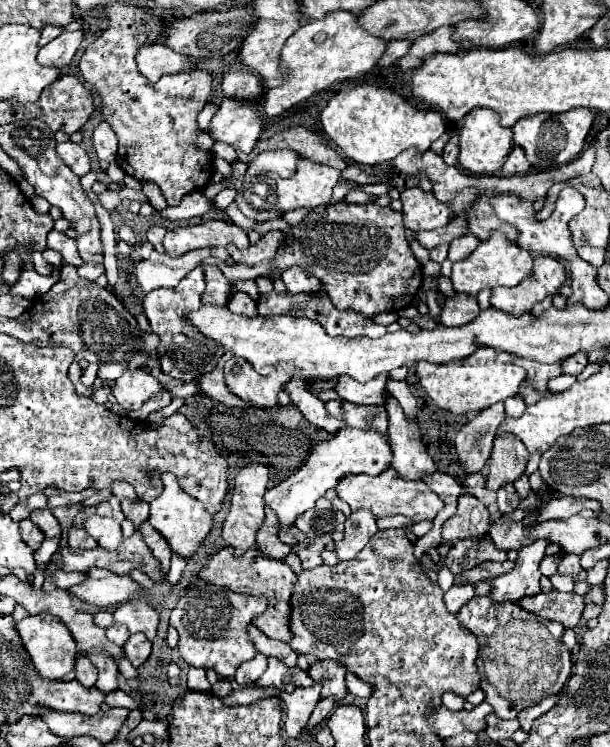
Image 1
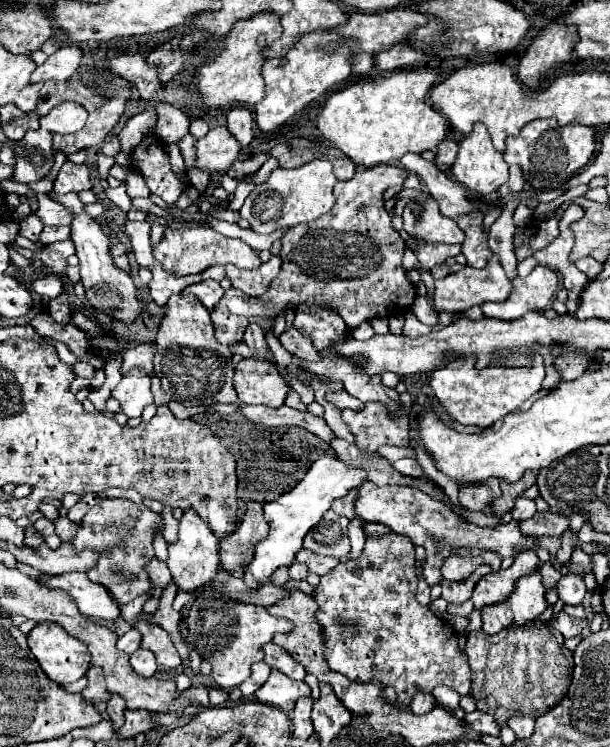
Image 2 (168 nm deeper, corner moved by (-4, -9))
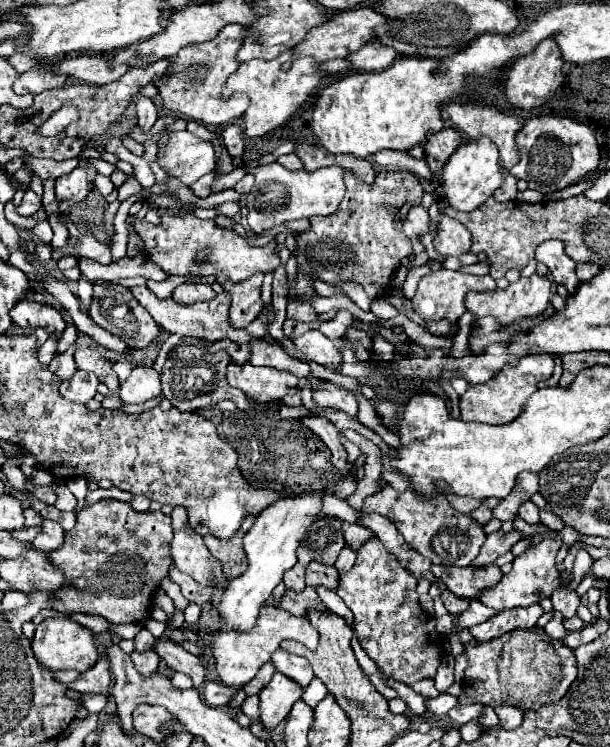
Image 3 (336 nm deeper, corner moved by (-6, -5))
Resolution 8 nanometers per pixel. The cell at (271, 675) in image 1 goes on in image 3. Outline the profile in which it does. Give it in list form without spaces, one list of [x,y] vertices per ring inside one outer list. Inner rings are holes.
[[[275,673],[269,685],[259,693],[259,709],[261,709],[261,723],[267,731],[275,729],[291,711],[293,703],[299,701],[303,689],[293,685],[289,677]]]

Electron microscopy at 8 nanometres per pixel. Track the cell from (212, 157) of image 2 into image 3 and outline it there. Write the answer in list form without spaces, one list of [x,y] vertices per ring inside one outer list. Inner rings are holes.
[[[175,131],[175,133],[169,133],[167,143],[159,147],[157,163],[159,163],[159,167],[161,167],[165,173],[169,173],[171,177],[179,179],[185,187],[191,187],[201,175],[213,171],[215,151],[213,151],[213,145],[211,145],[211,143],[201,141],[199,137],[195,137],[195,135],[189,133],[189,131]]]

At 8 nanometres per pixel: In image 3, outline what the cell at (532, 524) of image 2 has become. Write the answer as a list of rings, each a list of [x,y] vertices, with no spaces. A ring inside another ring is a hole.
[[[497,531],[497,533],[487,535],[477,559],[471,561],[469,567],[487,567],[487,565],[491,565],[497,557],[507,553],[521,537],[523,535],[519,531],[513,531],[513,533],[507,533],[507,535],[503,531]]]

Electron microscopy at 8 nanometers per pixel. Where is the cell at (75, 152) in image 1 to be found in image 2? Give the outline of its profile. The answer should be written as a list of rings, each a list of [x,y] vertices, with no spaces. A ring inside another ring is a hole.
[[[67,161],[55,179],[57,193],[69,193],[69,191],[85,191],[91,189],[91,177],[89,177],[89,167],[87,165],[77,165],[73,161]]]

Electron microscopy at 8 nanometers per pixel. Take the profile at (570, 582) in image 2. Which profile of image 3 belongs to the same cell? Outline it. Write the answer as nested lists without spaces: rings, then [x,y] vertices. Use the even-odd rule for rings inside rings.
[[[559,589],[557,593],[553,593],[551,597],[553,601],[553,611],[559,611],[563,615],[563,621],[577,615],[577,607],[579,607],[579,597],[575,591],[567,591],[567,589]]]

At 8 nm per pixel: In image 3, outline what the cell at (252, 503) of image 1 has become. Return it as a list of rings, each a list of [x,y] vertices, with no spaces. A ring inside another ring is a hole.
[[[247,517],[247,521],[243,521],[238,533],[227,541],[221,541],[213,535],[205,535],[207,549],[211,551],[213,557],[217,557],[221,561],[223,573],[231,579],[239,577],[247,569],[247,557],[245,557],[245,551],[243,551],[242,537],[249,531],[253,521],[255,521],[255,517]]]

